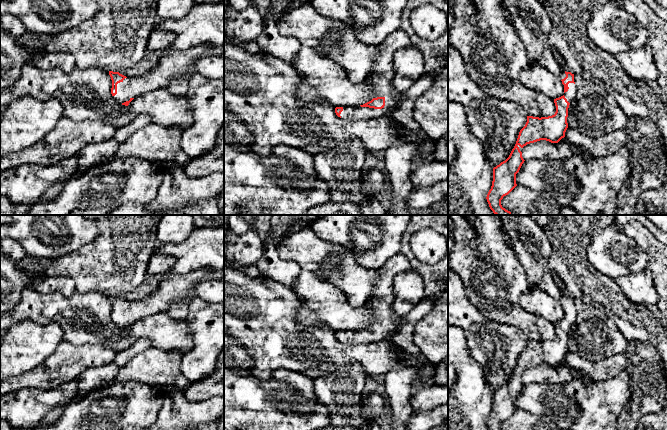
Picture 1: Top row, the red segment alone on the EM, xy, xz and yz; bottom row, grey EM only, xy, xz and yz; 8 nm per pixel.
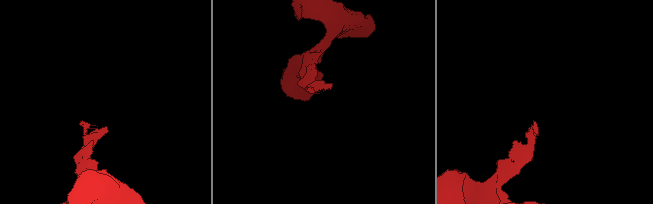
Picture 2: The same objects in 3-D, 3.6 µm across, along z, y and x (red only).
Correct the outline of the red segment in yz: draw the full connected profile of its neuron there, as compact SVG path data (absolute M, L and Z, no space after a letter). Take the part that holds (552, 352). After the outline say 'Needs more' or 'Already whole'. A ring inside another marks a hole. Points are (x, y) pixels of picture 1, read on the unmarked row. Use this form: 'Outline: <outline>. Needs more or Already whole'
Outline: M500 215L500 218L511 248L524 268L529 287L542 290L558 301L564 309L564 319L554 323L554 339L541 342L527 340L509 381L493 392L492 410L486 421L489 430L502 430L503 421L517 410L516 398L525 385L520 371L540 364L558 367L565 361L568 332L576 319L574 298L564 296L552 278L552 270L547 263L552 245L543 227L529 215Z. Needs more

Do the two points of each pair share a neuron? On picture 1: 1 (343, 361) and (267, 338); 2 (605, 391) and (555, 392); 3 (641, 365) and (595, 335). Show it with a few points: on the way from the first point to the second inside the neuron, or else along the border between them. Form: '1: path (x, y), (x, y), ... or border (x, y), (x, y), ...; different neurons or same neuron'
1: path (324, 355), (312, 350), (297, 349), (286, 344); same neuron
2: path (593, 395), (567, 395); same neuron
3: border (630, 342), (629, 348), (624, 353); different neurons

